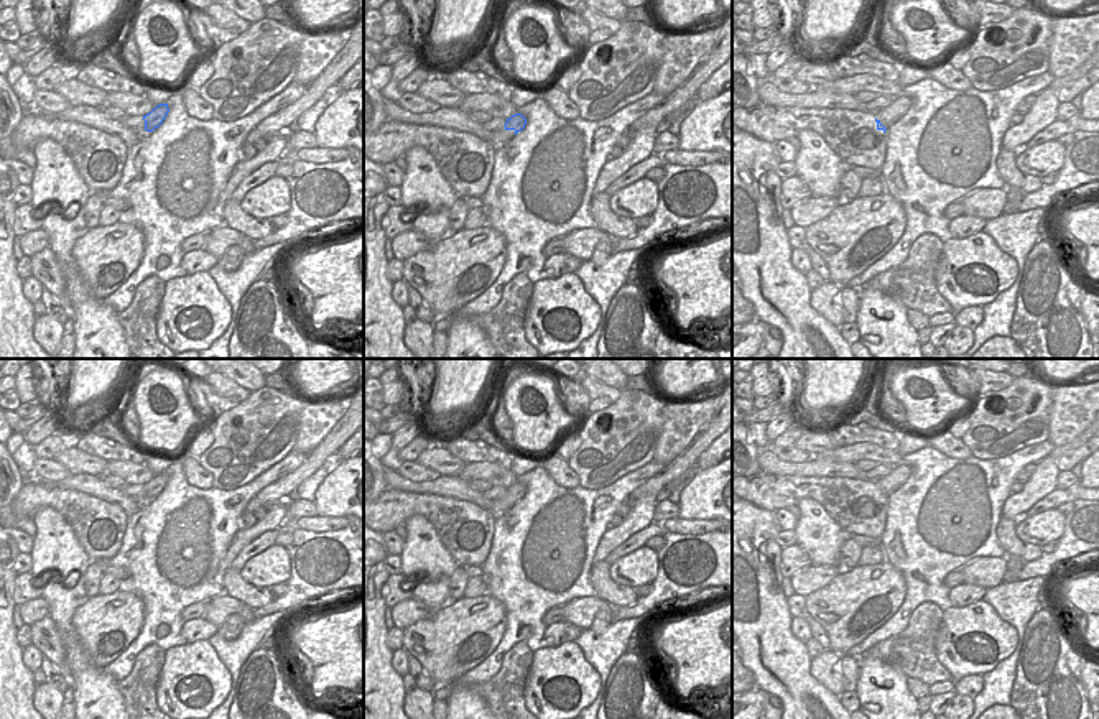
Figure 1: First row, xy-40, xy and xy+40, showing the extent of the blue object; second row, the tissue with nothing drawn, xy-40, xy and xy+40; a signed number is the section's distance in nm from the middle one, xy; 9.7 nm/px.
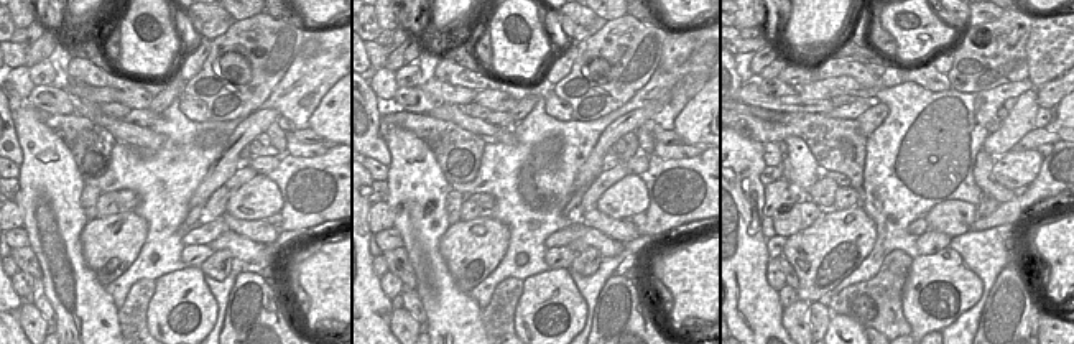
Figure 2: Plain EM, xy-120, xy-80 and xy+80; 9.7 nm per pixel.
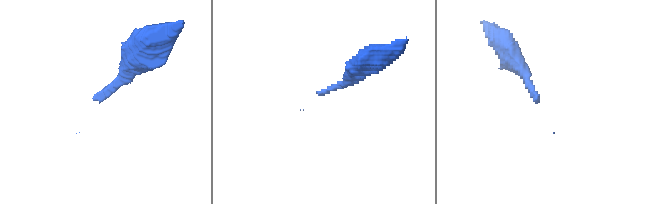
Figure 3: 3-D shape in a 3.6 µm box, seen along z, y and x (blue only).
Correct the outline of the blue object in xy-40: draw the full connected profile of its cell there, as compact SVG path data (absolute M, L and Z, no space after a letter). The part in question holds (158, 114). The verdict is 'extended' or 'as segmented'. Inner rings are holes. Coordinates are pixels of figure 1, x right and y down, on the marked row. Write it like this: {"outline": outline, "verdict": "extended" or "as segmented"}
{"outline": "M160 104L150 114L143 115L145 130L153 132L155 128L158 128L166 118L168 112L168 104Z", "verdict": "as segmented"}

